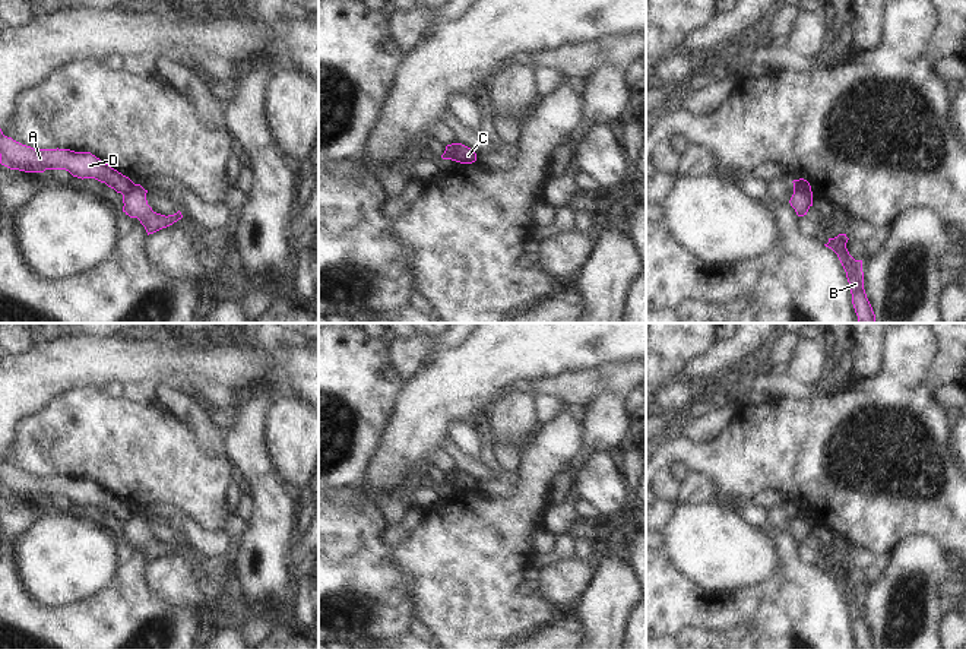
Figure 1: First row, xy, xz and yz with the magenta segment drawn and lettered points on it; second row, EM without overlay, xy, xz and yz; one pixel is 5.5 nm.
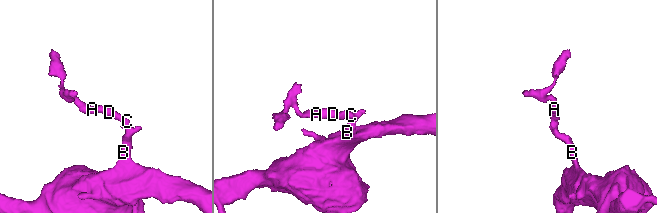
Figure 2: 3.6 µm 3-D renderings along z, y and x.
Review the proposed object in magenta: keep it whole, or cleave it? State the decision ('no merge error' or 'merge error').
merge error

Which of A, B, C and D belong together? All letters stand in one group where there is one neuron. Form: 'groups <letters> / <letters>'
groups A D / B C

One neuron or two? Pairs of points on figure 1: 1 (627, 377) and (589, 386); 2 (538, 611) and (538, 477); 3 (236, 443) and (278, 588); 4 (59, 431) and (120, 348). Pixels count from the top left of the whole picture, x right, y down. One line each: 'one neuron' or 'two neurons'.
1: one neuron
2: one neuron
3: one neuron
4: two neurons

